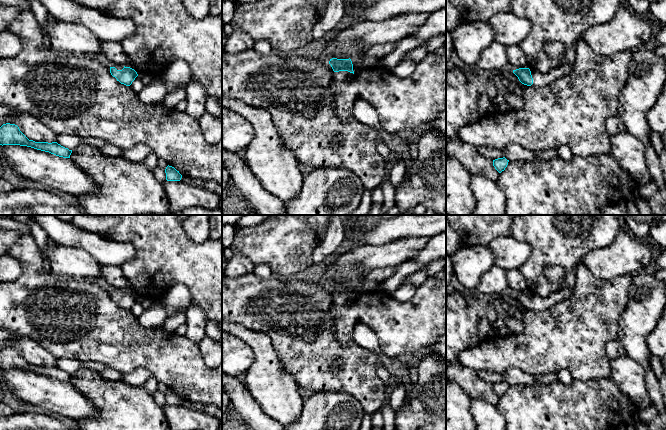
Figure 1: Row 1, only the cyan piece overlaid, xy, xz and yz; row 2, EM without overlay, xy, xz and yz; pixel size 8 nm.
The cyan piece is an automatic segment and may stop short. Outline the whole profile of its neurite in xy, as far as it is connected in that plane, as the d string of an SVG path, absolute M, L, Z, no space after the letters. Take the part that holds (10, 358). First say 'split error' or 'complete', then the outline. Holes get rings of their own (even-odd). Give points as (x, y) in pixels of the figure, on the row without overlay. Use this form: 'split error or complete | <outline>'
complete | M6 347L0 351L0 369L20 369L37 374L49 376L59 381L70 382L72 374L65 372L57 366L35 366L29 364L15 348Z

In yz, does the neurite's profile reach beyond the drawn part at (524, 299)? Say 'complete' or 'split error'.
split error

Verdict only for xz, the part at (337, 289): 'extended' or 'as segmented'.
extended

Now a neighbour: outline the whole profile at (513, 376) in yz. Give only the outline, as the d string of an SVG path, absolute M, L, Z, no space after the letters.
M510 367L501 374L509 385L531 385L537 382L535 375L524 372L517 367Z

